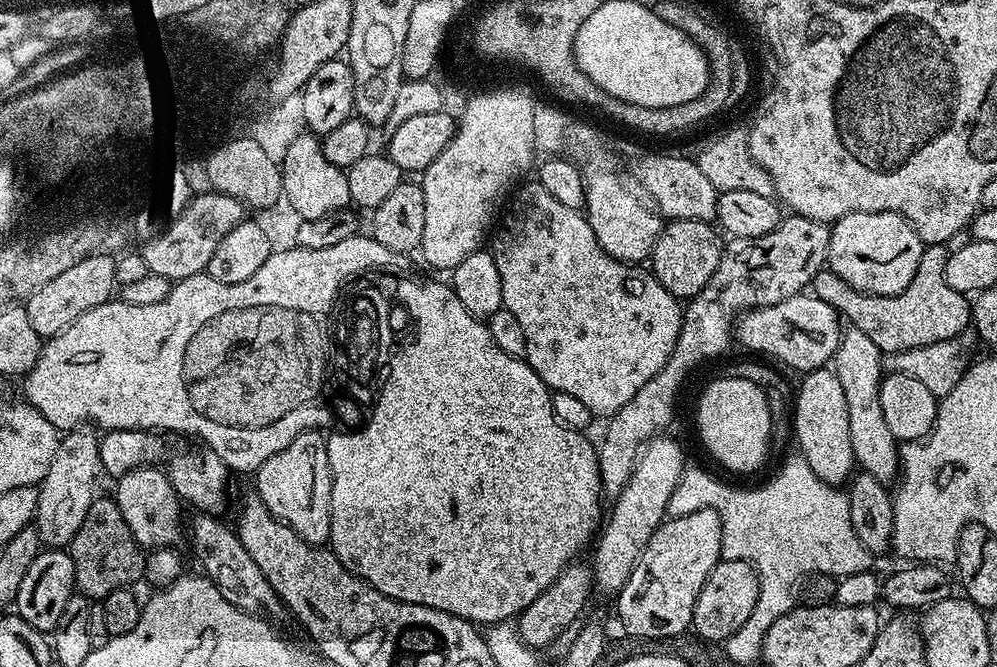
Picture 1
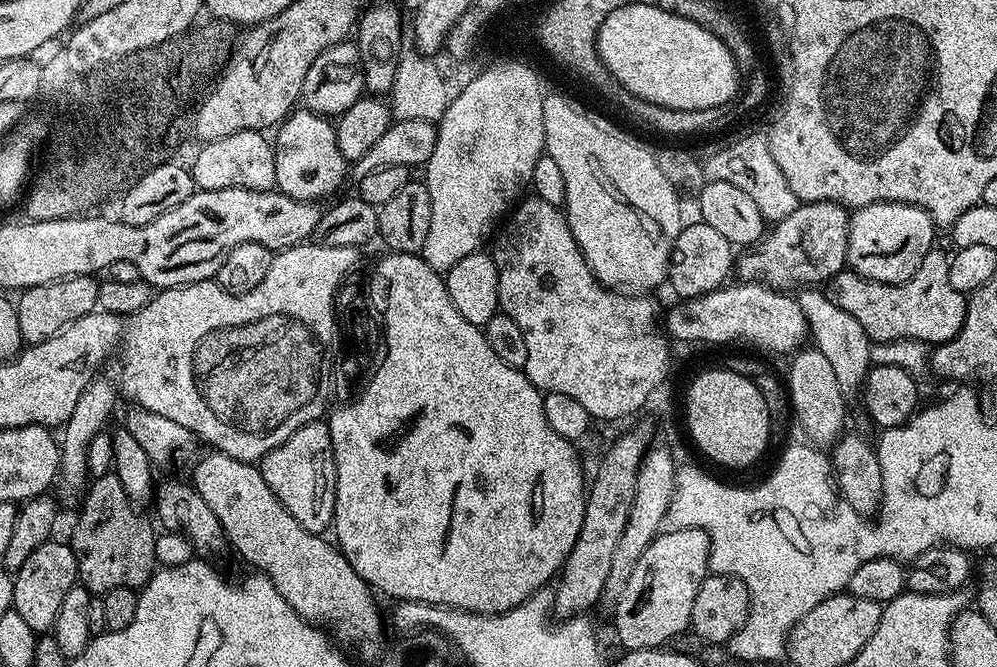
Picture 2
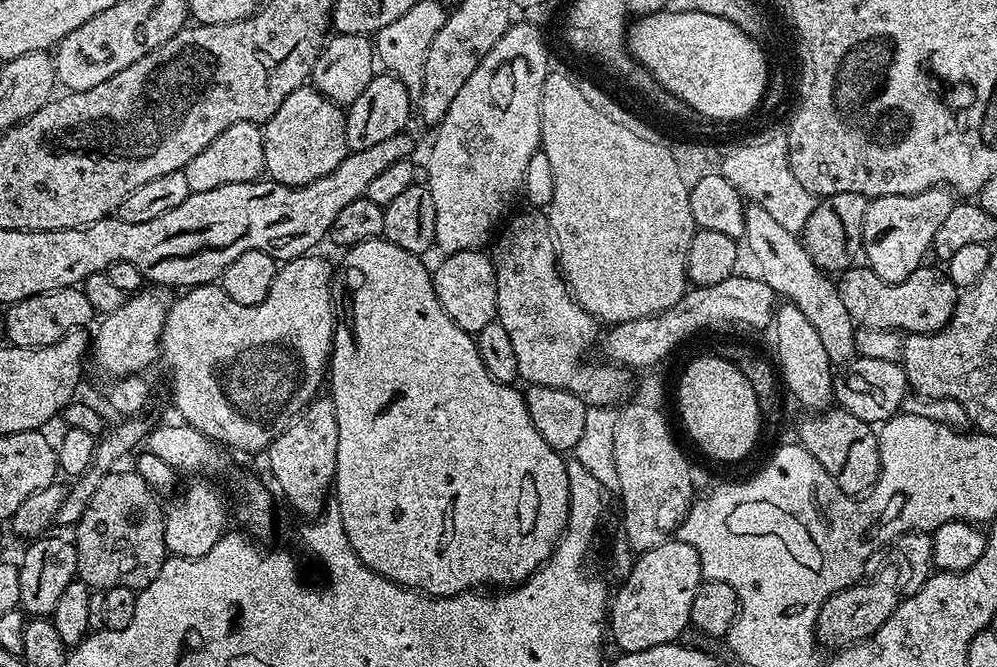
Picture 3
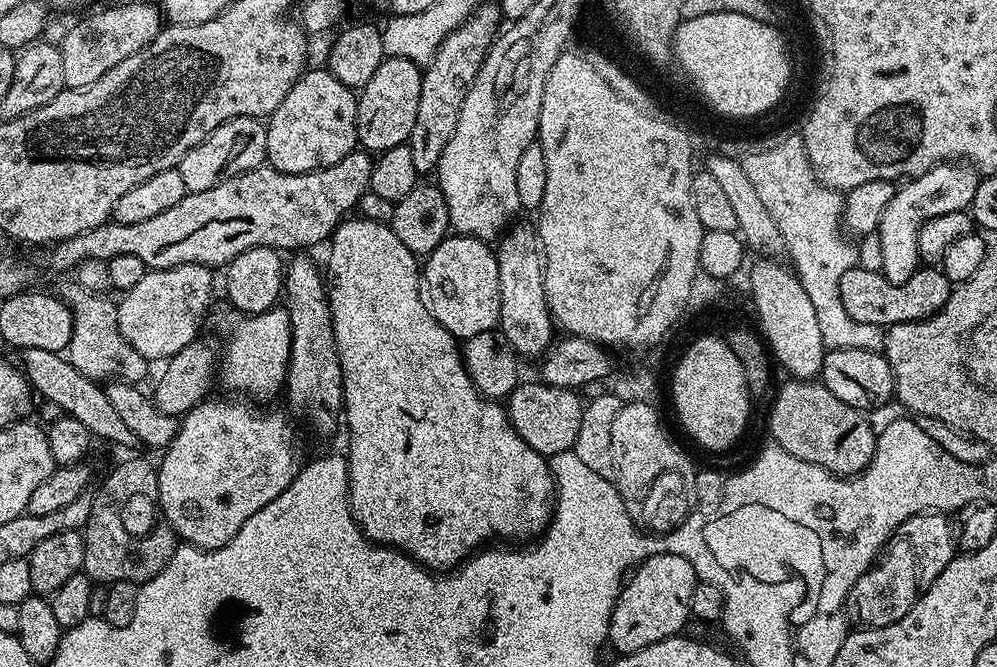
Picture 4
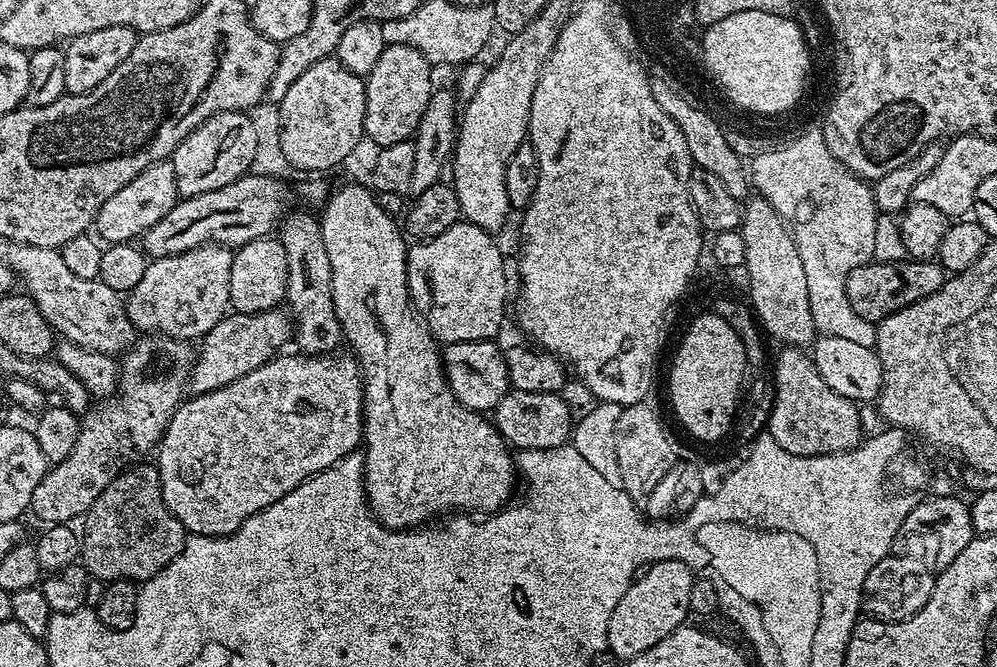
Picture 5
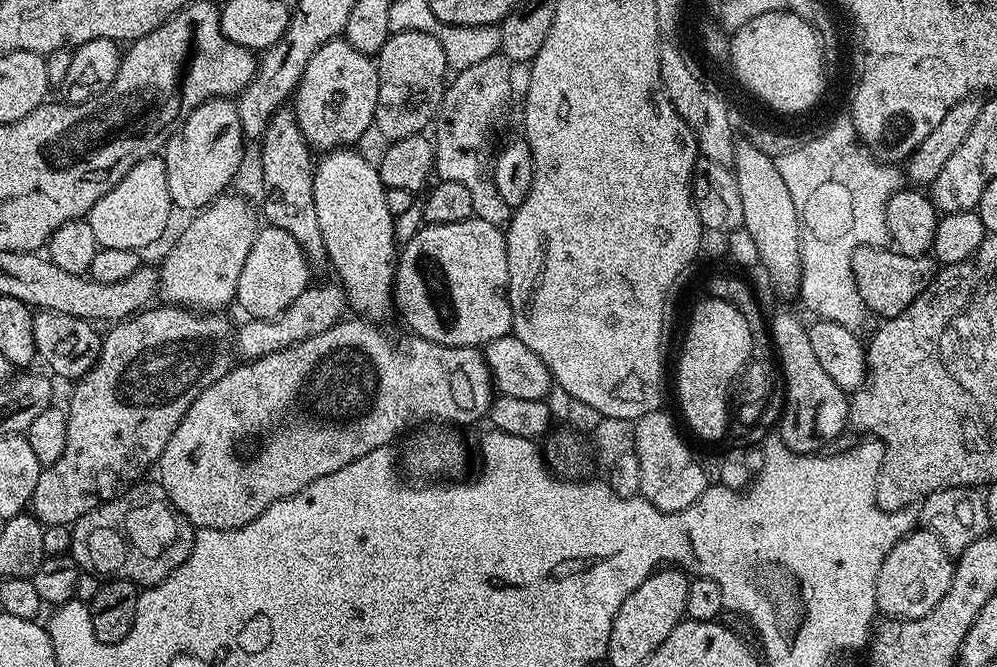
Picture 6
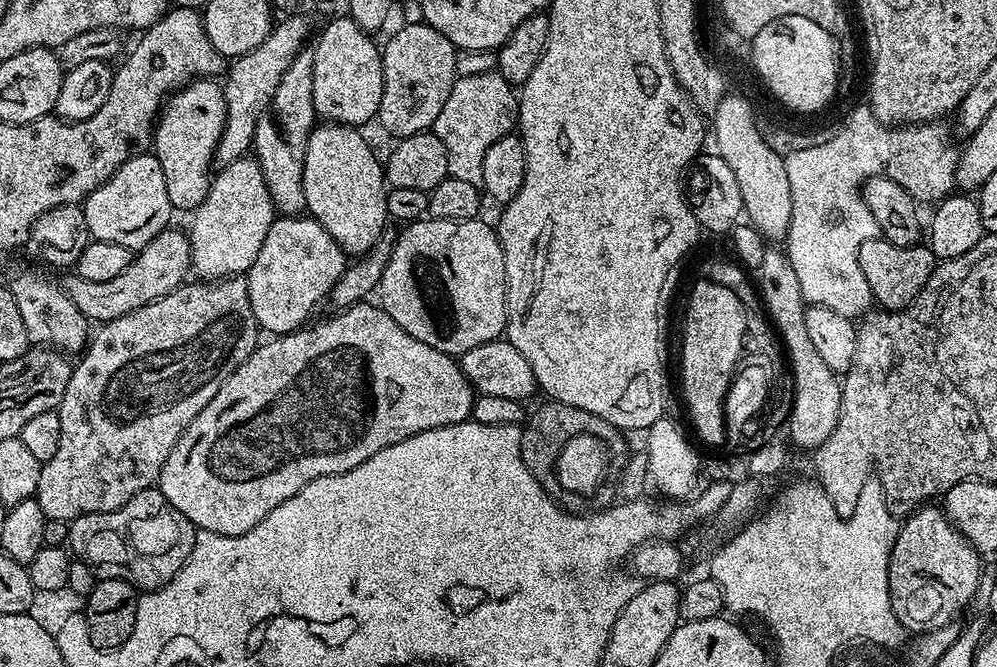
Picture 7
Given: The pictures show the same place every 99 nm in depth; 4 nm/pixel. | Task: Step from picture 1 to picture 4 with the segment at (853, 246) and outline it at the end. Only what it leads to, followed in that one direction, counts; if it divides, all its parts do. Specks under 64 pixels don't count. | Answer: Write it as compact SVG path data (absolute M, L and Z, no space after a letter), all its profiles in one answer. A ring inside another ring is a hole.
M945 162L935 164L922 175L911 177L897 187L894 198L890 198L886 210L882 210L880 225L874 233L875 239L880 239L878 268L887 280L901 284L914 275L922 264L918 254L918 234L922 226L930 218L938 218L938 214L965 211L971 205L981 179L981 173L975 167Z

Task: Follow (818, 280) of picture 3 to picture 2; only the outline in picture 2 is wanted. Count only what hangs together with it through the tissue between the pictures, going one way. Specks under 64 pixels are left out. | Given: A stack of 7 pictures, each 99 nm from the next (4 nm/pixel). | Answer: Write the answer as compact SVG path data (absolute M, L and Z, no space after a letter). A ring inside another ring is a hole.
M804 290L799 293L800 309L808 322L811 343L820 353L830 361L834 369L834 378L838 378L838 386L844 392L845 397L859 393L864 386L864 380L868 376L869 368L873 367L872 349L873 341L868 339L866 330L858 326L855 318L850 318L842 306L835 304L827 295L820 290Z

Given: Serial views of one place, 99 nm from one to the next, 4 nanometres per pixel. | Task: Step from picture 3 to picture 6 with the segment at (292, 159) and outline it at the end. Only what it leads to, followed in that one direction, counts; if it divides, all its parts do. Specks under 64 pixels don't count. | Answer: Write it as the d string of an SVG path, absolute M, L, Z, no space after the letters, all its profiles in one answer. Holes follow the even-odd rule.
M337 38L326 42L326 46L322 46L322 50L318 50L318 54L314 54L314 58L310 58L310 62L306 62L304 72L300 76L300 85L296 87L294 93L294 111L296 113L296 121L302 130L302 134L306 138L309 148L320 154L327 154L338 148L347 148L355 145L355 140L360 140L367 134L368 128L373 127L376 119L376 107L378 106L378 70L376 69L376 61L373 57L362 54L358 50L354 50L354 46L350 46L350 42L343 38Z

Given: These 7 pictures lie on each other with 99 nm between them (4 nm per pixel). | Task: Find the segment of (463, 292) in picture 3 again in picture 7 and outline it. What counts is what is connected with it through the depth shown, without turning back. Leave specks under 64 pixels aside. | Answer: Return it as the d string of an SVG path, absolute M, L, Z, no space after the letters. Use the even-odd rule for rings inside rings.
M413 220L399 233L378 287L379 307L410 338L457 358L482 342L499 340L508 326L508 291L495 227L475 220Z

